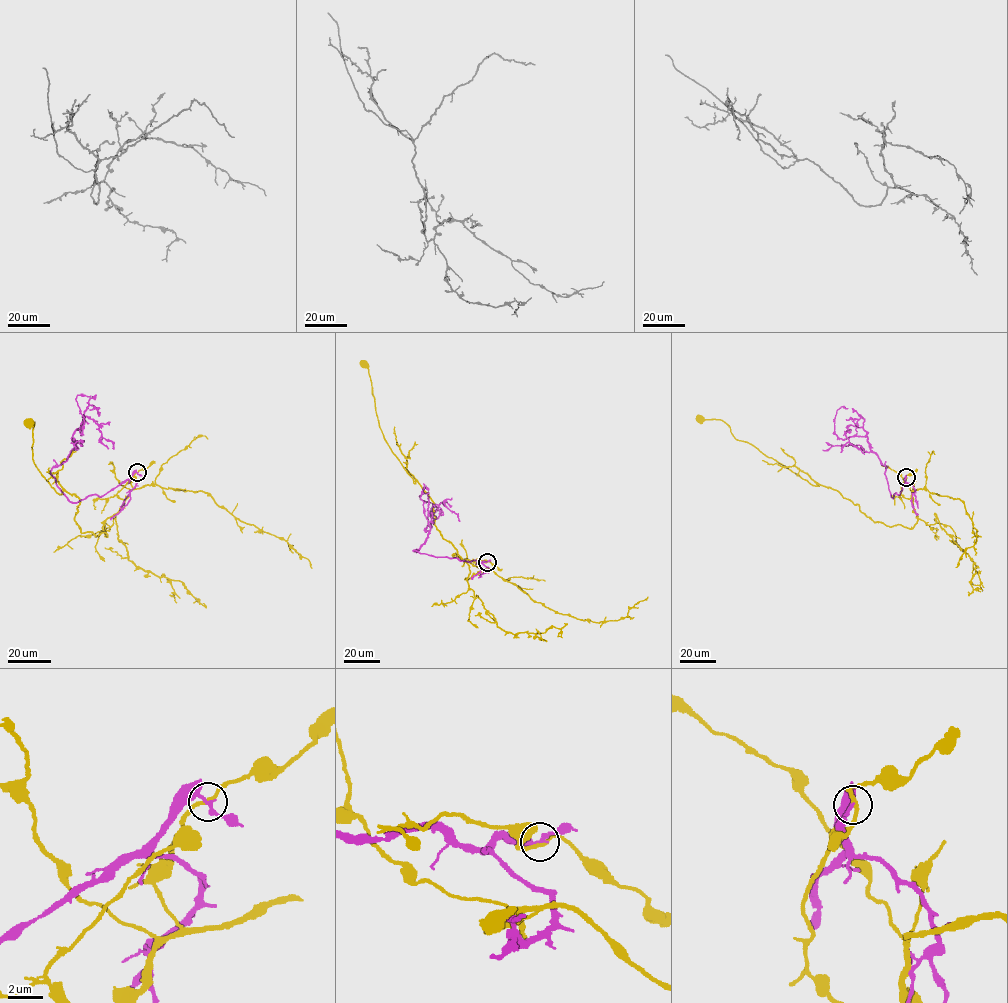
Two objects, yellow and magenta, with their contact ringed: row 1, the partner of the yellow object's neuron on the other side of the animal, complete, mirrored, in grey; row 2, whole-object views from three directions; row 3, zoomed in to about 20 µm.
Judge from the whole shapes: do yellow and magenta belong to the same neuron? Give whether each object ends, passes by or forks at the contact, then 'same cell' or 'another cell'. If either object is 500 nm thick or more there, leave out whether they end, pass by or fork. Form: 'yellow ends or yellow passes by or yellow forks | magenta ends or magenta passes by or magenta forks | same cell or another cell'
yellow passes by | magenta passes by | another cell

